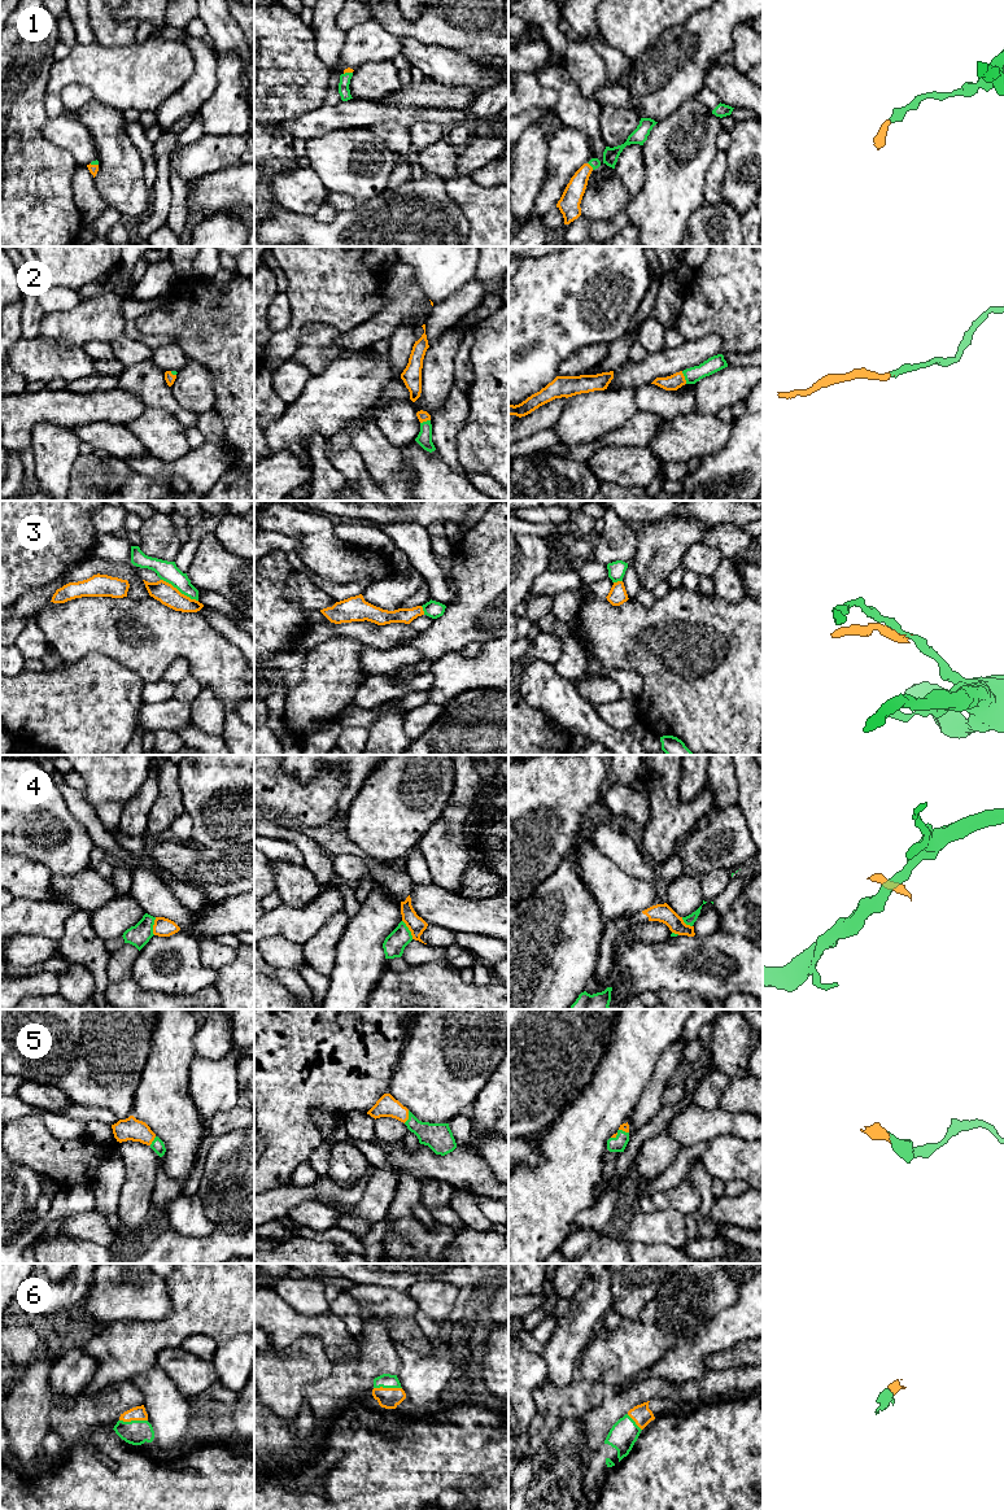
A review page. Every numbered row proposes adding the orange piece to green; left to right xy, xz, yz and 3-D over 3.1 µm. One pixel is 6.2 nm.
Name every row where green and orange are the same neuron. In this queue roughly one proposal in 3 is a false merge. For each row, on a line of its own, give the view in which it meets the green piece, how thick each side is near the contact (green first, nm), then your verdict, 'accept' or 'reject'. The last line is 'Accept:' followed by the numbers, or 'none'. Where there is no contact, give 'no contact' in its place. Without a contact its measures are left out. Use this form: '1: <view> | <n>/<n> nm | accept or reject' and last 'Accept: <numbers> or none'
1: yz | 60/130 nm | accept
2: yz | 100/100 nm | accept
3: xy | 130/130 nm | reject
4: xz | 140/110 nm | reject
5: xz | 170/140 nm | accept
6: xy | 160/90 nm | accept
Accept: 1, 2, 5, 6

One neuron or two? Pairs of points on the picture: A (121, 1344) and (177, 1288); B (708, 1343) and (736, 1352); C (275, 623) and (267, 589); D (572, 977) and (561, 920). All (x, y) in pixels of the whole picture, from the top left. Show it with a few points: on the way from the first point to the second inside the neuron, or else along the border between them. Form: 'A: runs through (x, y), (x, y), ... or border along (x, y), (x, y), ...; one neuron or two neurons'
A: runs through (142, 1340), (157, 1335), (178, 1314), (178, 1309); one neuron
B: border along (749, 1339), (710, 1353), (706, 1357), (706, 1366); two neurons
C: runs through (267, 615), (267, 597); one neuron
D: runs through (561, 963), (561, 934); one neuron

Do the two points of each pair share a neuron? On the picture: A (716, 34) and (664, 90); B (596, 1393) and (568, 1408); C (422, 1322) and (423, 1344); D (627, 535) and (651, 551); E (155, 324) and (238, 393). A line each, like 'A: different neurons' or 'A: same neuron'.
A: same neuron
B: same neuron
C: different neurons
D: different neurons
E: same neuron

